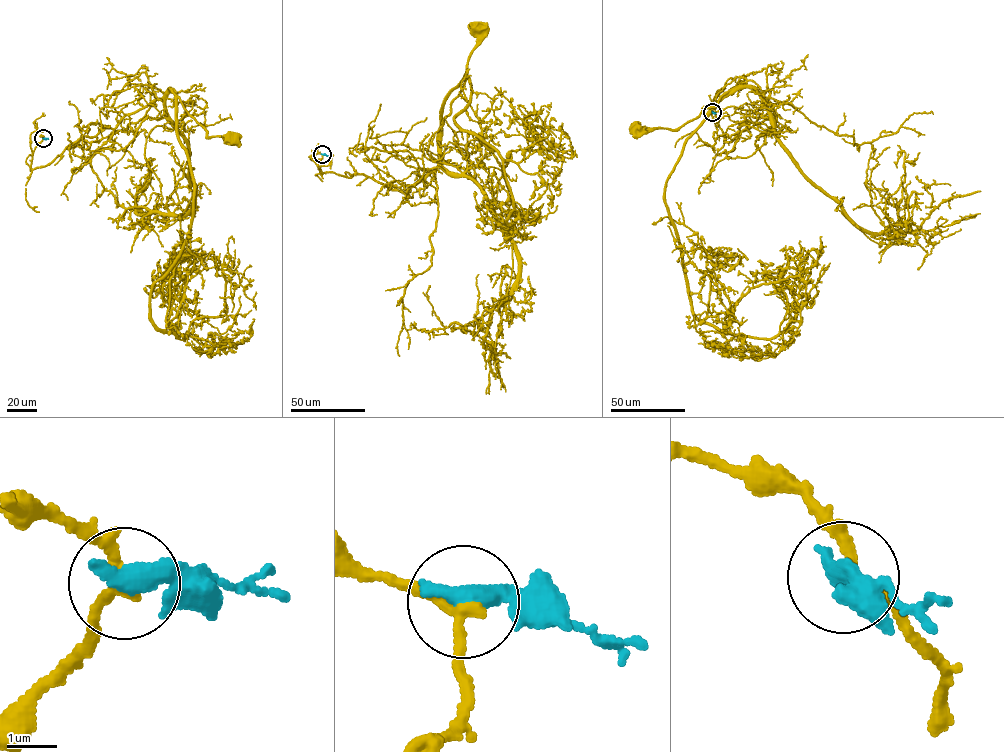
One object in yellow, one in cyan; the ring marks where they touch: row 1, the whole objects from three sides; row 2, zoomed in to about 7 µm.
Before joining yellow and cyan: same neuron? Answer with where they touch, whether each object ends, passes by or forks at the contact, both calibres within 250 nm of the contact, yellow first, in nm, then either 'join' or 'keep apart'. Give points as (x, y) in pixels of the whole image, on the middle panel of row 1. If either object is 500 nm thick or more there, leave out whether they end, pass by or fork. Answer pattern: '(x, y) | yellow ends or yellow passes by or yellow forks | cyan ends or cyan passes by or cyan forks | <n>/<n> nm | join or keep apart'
(322, 154) | 240/500 nm | keep apart

